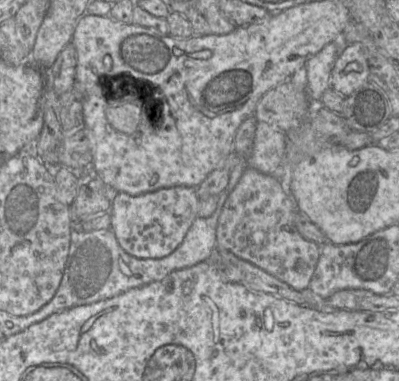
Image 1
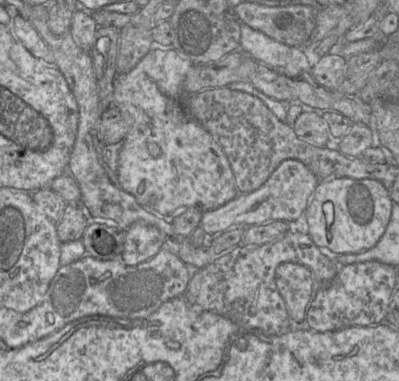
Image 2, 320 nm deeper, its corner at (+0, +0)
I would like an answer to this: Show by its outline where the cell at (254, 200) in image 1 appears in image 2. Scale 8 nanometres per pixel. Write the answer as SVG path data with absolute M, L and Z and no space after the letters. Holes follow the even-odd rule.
M281 263L276 268L275 282L292 323L302 323L317 293L317 282L310 269L297 263Z

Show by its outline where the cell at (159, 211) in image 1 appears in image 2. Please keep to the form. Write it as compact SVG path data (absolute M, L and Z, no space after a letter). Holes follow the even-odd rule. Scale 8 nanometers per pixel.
M135 222L125 230L120 259L128 266L140 264L154 257L163 244L164 238L156 227Z

